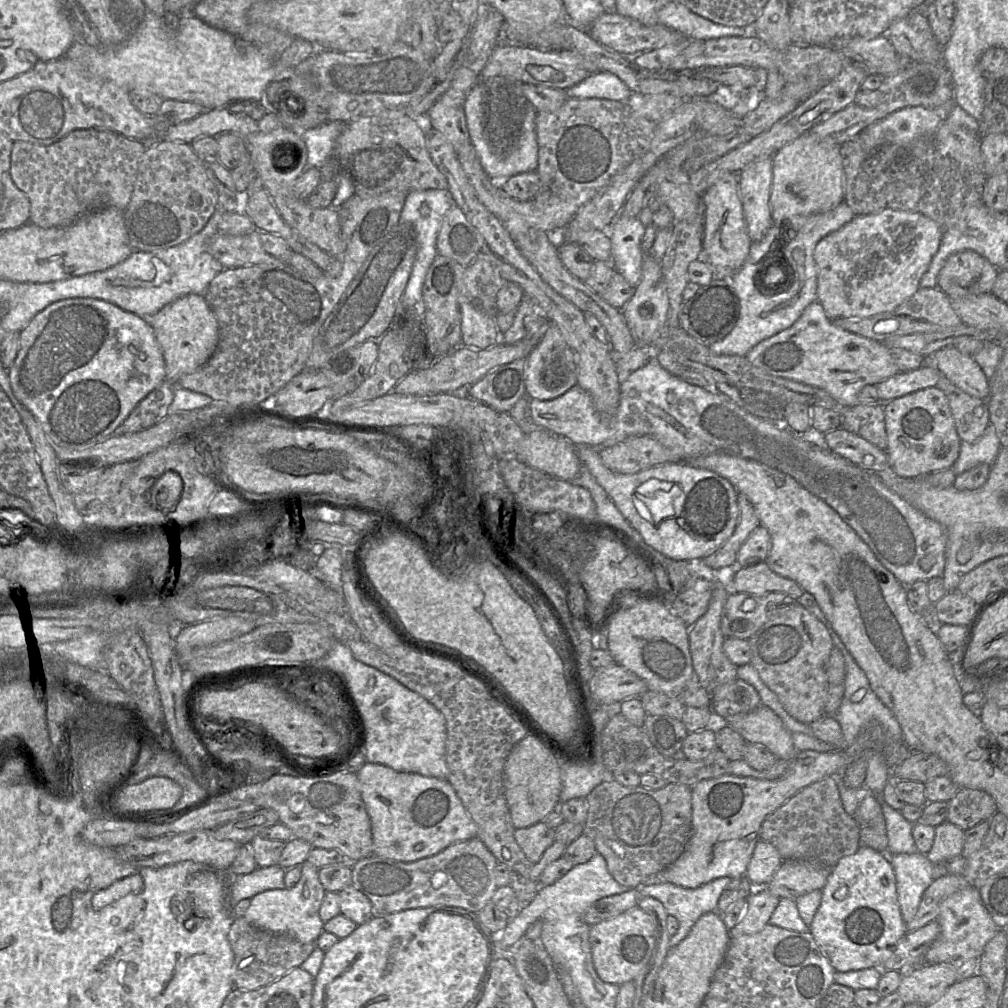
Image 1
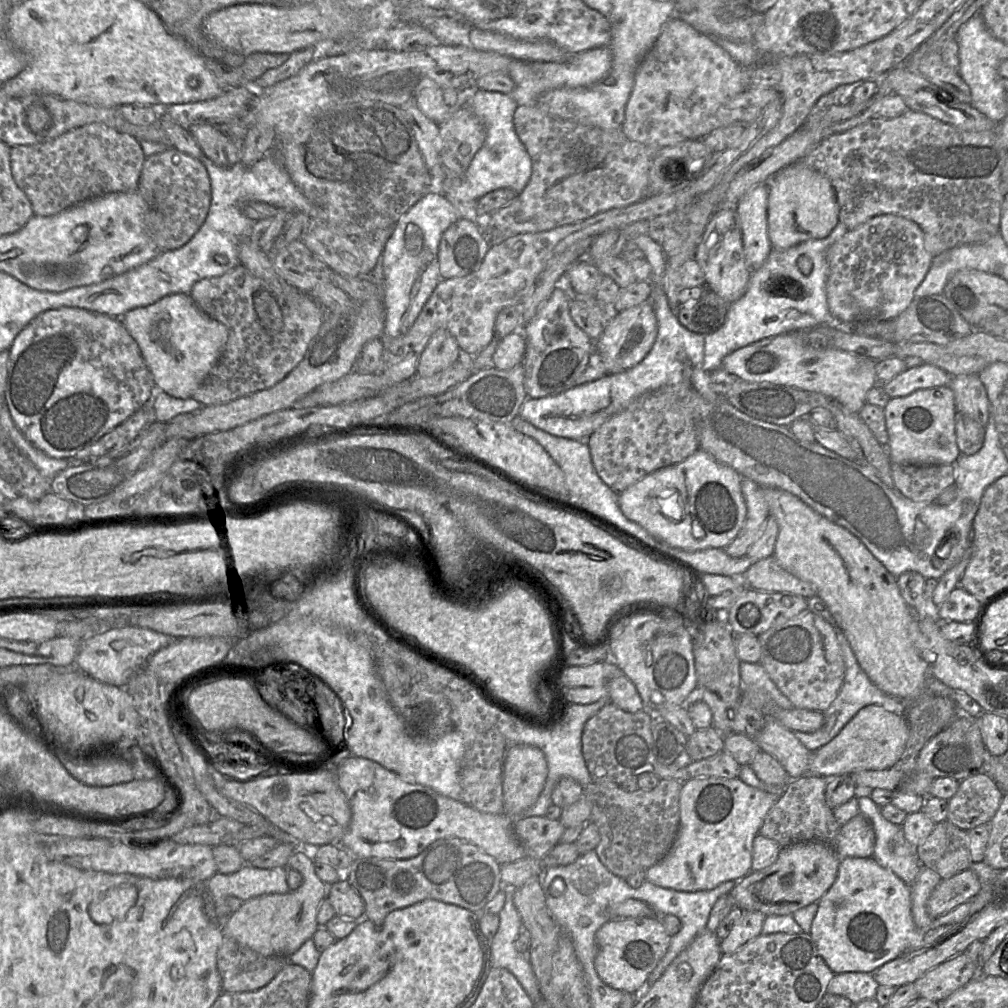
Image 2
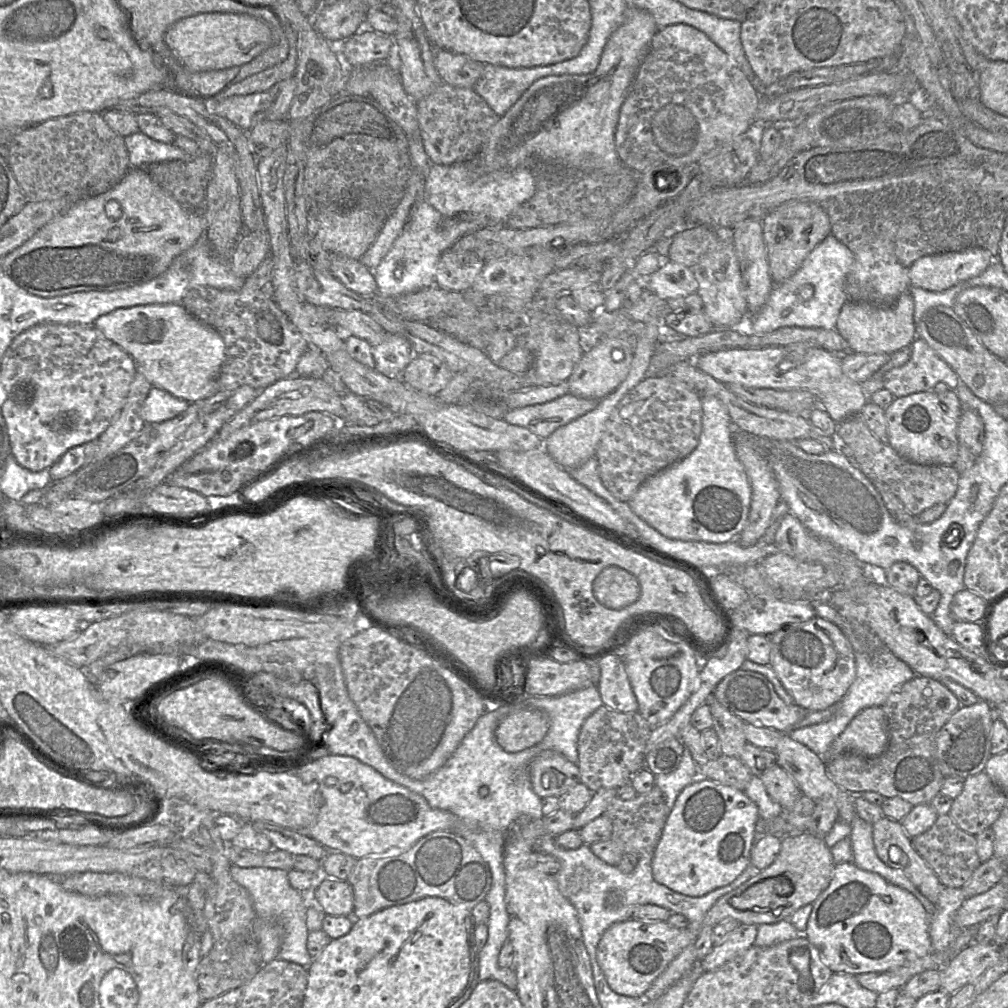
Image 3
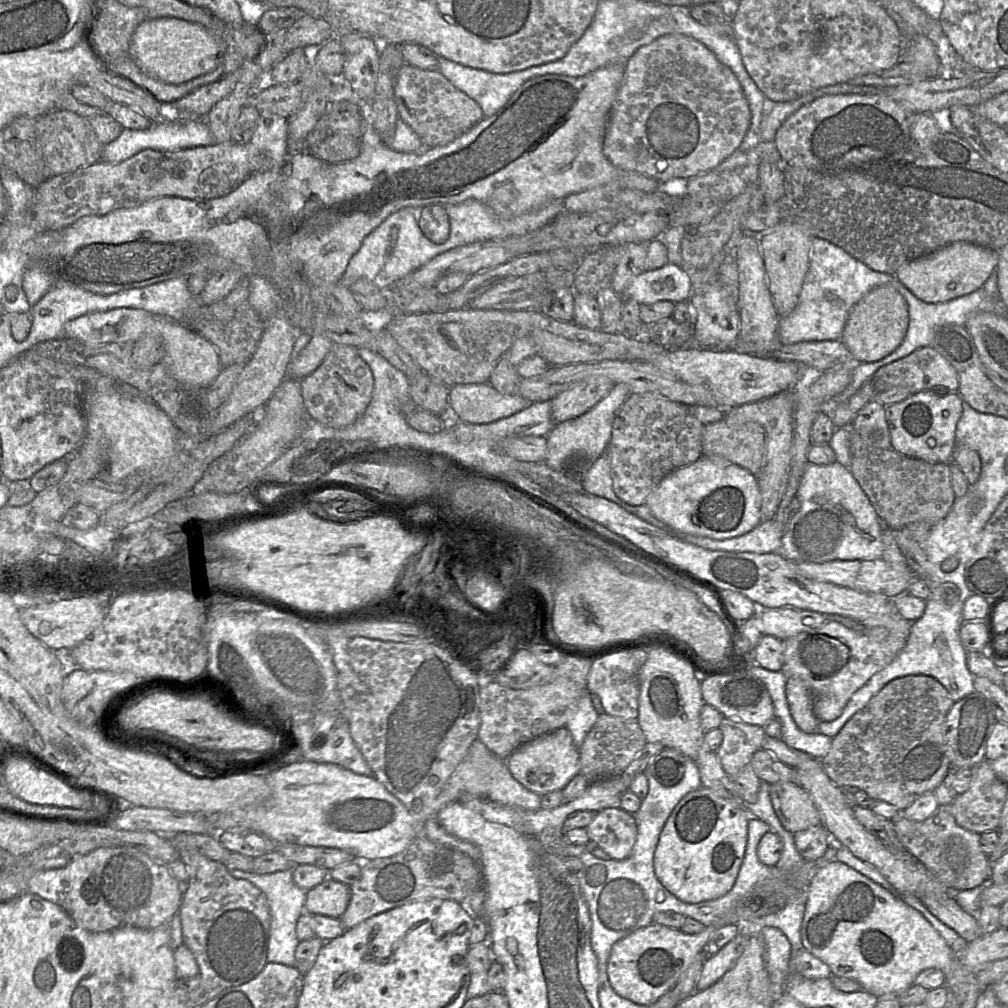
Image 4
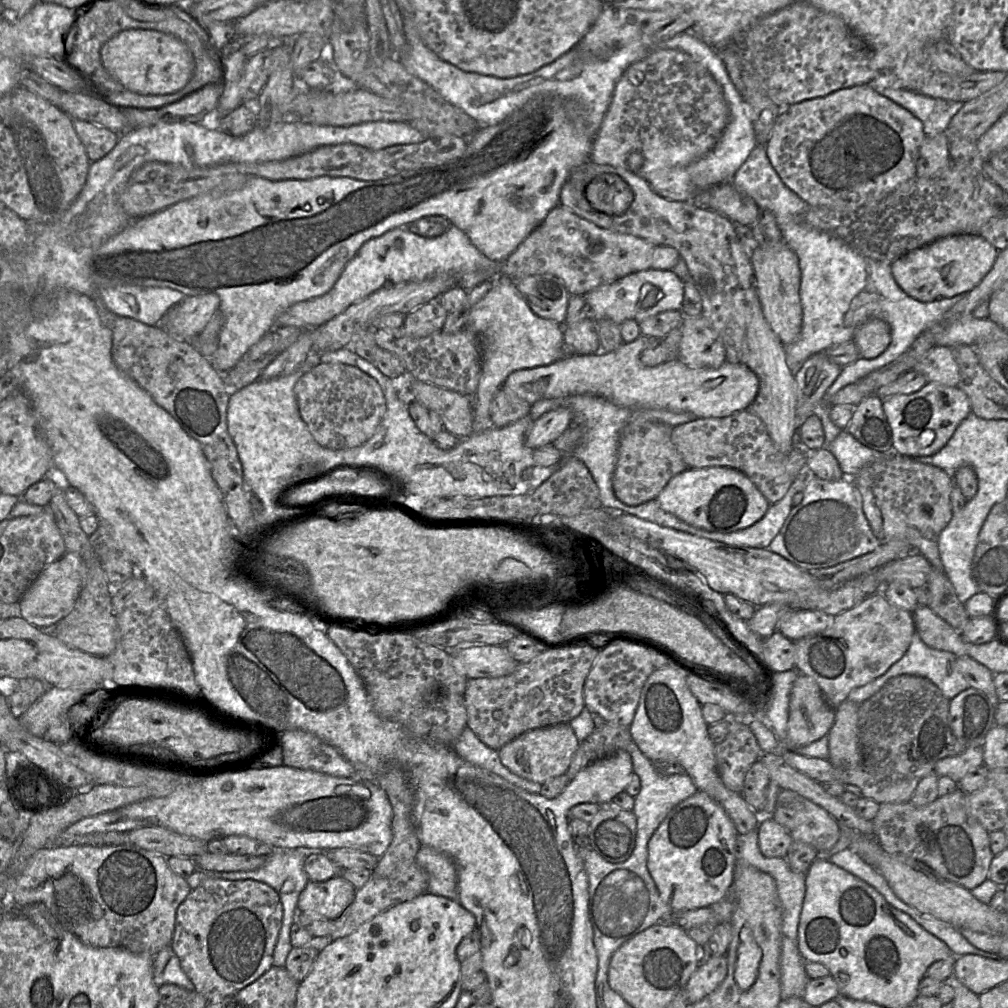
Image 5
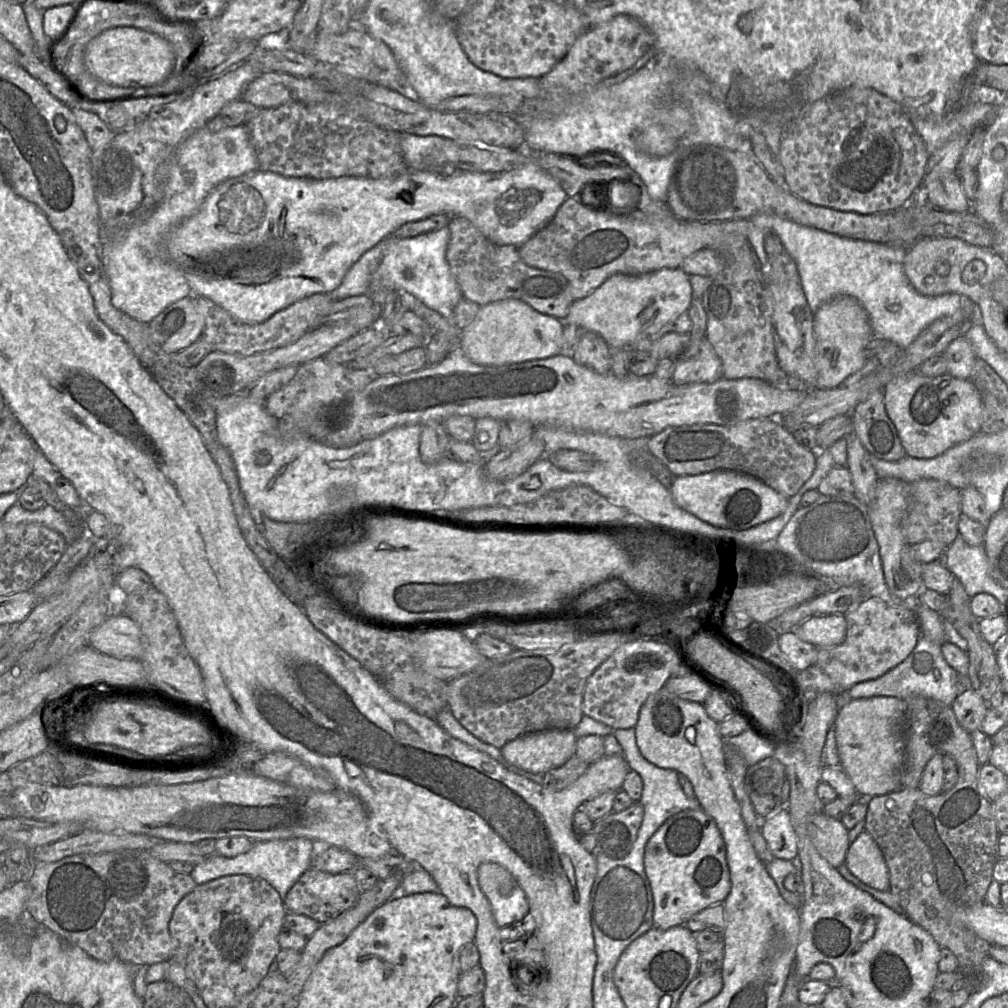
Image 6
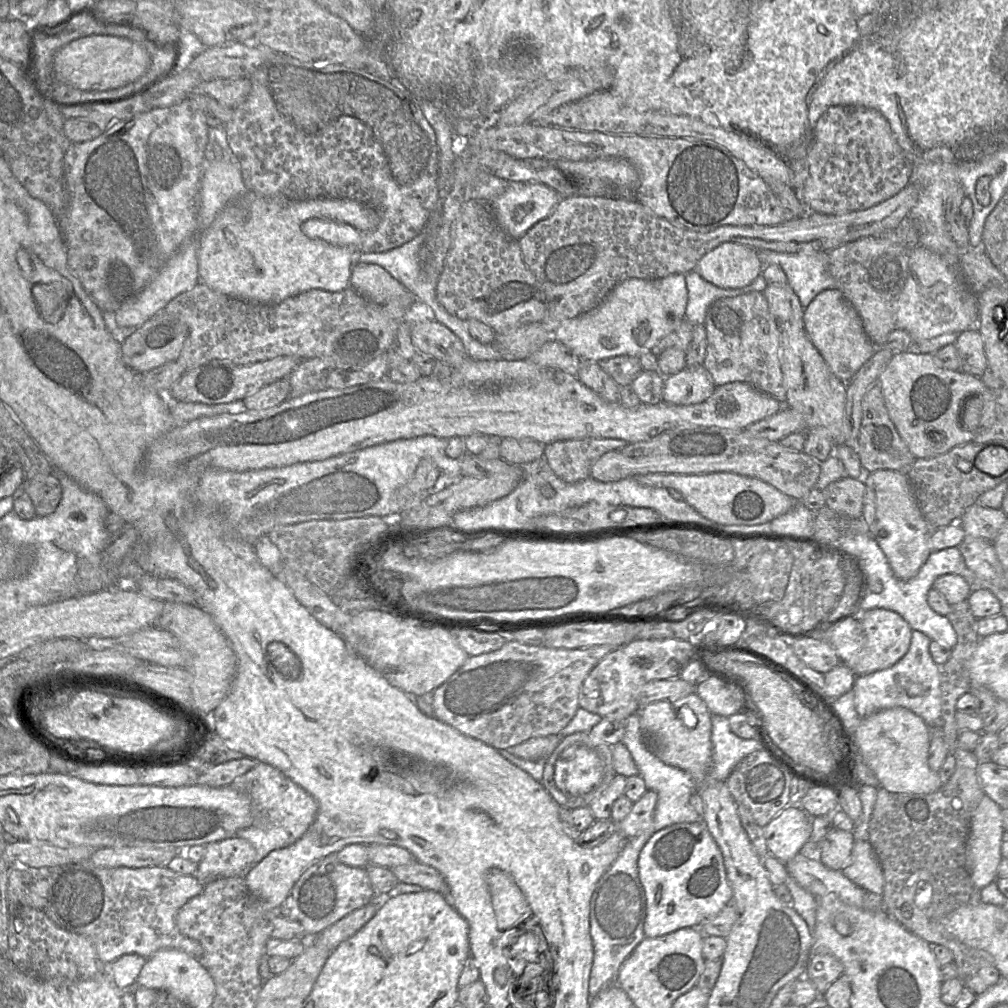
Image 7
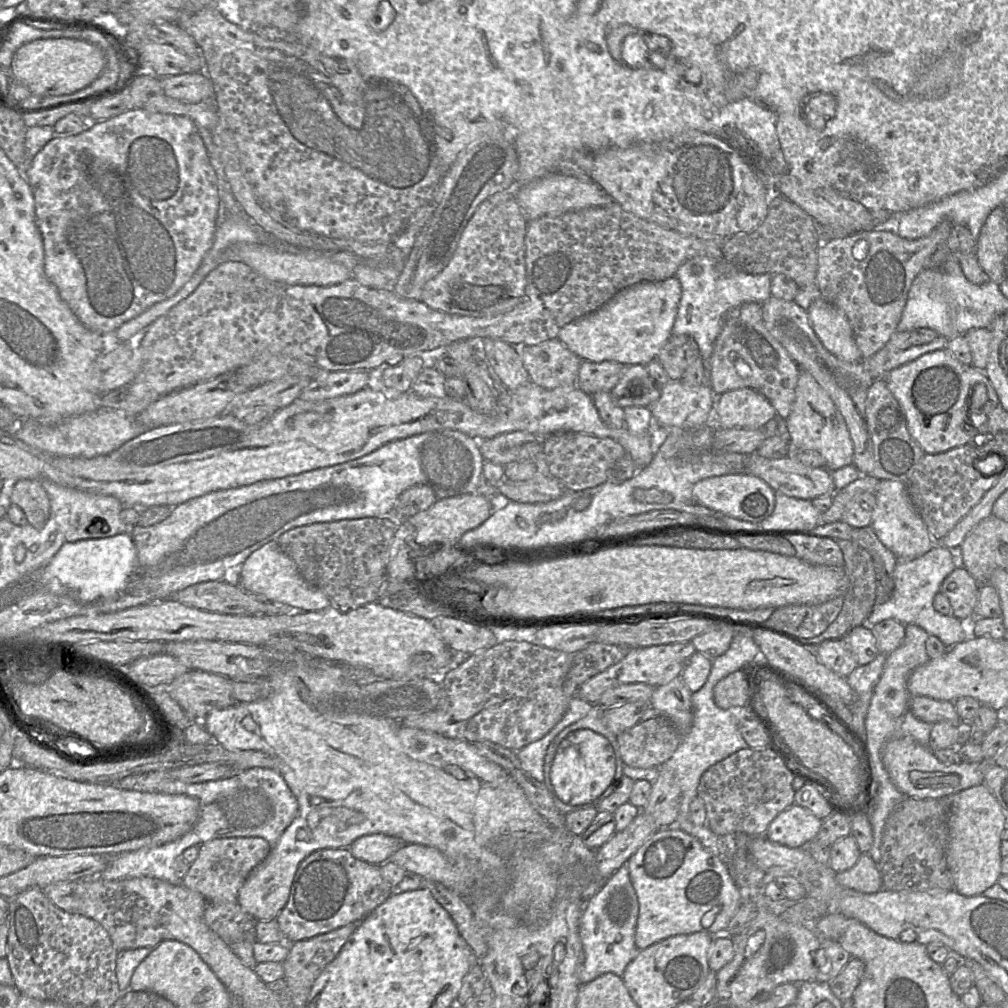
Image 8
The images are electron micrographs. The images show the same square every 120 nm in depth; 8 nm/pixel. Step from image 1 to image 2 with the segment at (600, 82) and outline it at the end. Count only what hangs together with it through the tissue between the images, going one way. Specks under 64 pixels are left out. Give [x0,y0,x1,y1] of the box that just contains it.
[507,46,612,106]

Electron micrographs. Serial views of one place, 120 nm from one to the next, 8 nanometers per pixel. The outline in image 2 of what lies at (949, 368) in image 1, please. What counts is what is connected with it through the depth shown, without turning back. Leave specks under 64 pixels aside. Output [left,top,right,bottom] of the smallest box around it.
[948,376,989,427]

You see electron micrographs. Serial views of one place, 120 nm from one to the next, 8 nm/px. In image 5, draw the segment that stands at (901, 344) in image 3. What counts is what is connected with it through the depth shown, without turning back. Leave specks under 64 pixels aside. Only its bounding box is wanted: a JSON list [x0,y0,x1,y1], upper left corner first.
[853,318,891,358]

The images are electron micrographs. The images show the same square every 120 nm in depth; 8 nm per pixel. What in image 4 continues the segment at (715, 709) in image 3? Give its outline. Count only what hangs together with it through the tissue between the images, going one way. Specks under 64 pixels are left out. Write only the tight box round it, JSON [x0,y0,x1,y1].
[716,717,766,778]

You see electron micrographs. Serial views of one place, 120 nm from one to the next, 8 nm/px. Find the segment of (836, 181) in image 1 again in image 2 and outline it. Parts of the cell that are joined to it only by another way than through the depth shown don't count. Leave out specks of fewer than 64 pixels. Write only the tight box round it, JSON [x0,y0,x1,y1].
[768,160,839,249]

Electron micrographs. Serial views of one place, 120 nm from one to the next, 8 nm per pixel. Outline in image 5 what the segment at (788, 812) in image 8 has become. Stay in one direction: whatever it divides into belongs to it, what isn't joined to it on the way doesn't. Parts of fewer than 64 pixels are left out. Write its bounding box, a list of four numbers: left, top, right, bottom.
[758,819,792,859]

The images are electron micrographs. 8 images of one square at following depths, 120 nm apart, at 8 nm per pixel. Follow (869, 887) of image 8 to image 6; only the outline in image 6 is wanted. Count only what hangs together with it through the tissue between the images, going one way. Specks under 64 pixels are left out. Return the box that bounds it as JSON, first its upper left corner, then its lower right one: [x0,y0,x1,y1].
[845,830,889,891]

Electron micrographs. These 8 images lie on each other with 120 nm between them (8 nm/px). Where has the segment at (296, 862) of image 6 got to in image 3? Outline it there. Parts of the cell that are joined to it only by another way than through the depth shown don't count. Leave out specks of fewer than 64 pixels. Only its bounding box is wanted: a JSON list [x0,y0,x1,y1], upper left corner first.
[231,865,314,970]

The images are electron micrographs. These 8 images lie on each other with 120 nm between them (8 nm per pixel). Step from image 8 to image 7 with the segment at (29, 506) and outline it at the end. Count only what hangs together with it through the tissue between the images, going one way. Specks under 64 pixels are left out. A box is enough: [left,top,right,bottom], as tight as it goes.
[22,474,62,517]

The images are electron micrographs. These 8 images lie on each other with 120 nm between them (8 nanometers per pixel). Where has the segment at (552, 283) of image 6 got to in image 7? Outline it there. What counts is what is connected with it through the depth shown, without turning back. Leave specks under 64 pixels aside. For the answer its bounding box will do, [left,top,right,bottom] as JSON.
[436,200,546,334]

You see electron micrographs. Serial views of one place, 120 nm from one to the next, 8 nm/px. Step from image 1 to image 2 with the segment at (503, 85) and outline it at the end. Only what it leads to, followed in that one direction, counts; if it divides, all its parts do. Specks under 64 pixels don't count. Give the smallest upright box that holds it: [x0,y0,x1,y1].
[439,89,532,207]

